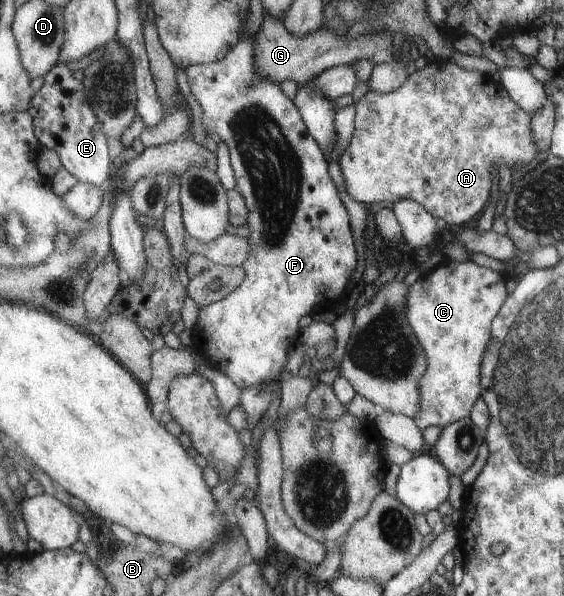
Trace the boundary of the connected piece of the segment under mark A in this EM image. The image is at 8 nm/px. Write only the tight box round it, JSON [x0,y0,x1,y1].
[339,59,539,224]

